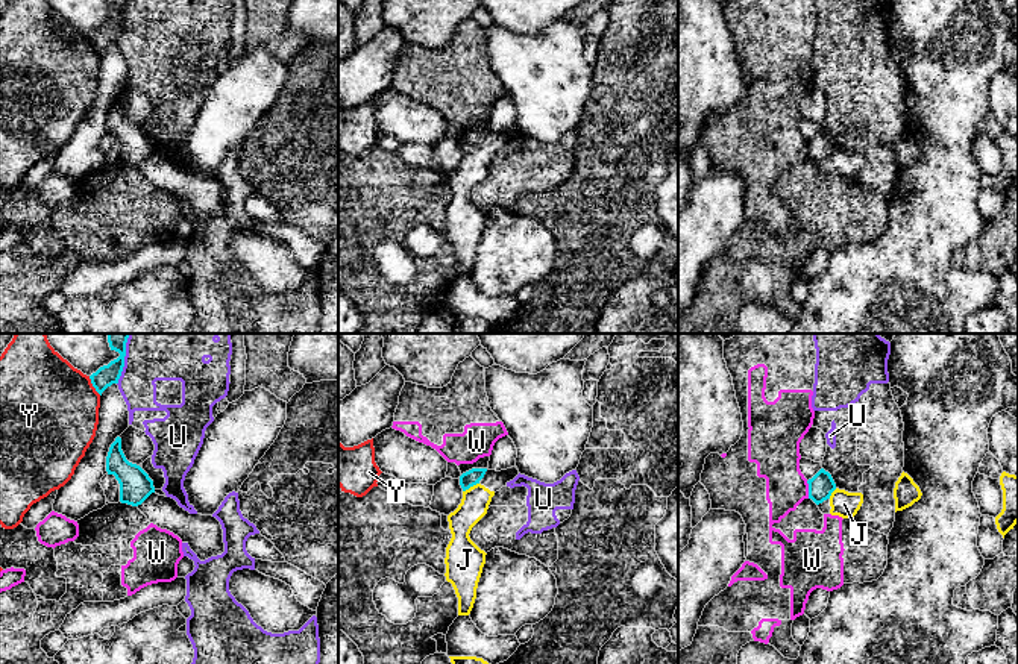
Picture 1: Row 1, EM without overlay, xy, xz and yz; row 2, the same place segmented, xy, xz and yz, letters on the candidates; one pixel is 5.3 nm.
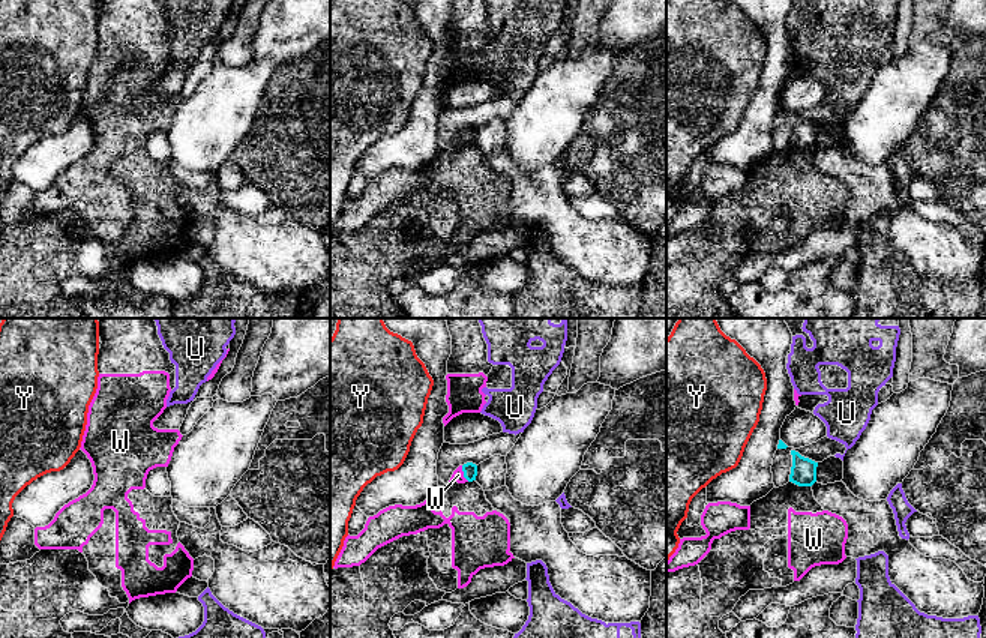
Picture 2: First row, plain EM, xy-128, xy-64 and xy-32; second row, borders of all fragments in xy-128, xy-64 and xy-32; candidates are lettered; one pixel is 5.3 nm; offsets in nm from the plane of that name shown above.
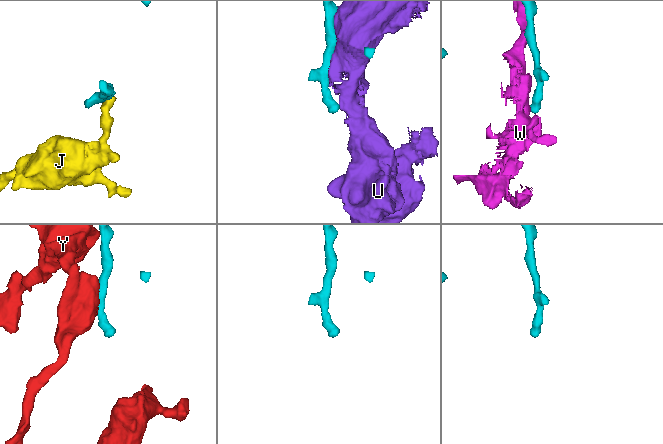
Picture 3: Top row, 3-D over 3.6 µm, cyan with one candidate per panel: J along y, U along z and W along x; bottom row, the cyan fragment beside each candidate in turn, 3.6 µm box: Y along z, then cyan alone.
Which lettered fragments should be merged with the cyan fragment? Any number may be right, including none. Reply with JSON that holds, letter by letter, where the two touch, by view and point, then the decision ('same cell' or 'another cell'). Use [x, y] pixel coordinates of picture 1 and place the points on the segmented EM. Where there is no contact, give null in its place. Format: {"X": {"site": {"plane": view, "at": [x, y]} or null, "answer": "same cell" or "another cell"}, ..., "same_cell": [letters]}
{"J": {"site": {"plane": "xz", "at": [471, 485]}, "answer": "another cell"}, "U": {"site": {"plane": "xy", "at": [123, 360]}, "answer": "another cell"}, "W": {"site": {"plane": "yz", "at": [809, 490]}, "answer": "another cell"}, "Y": {"site": {"plane": "xy", "at": [93, 385]}, "answer": "another cell"}, "same_cell": []}

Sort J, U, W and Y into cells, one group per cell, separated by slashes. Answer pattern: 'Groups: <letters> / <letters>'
Groups: J / U / W / Y

